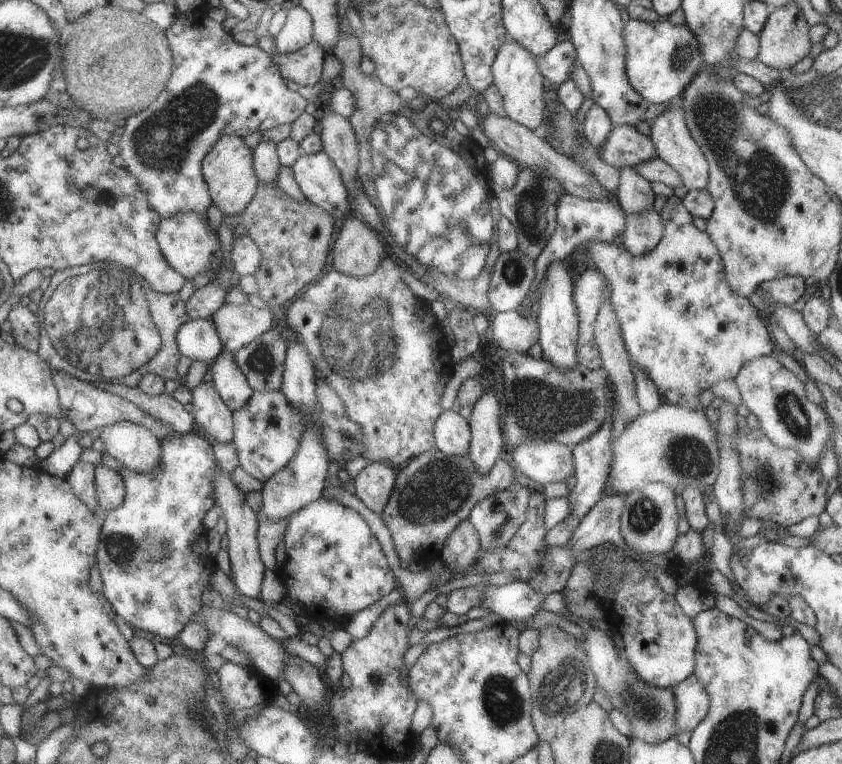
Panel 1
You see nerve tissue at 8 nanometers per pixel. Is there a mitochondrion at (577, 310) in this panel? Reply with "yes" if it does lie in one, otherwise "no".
no

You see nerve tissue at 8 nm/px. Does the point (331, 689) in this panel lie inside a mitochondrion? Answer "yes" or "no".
no

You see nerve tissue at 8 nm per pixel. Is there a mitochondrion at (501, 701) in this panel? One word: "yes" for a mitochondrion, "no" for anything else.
yes

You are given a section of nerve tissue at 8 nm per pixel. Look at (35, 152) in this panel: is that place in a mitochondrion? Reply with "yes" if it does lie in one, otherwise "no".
no

